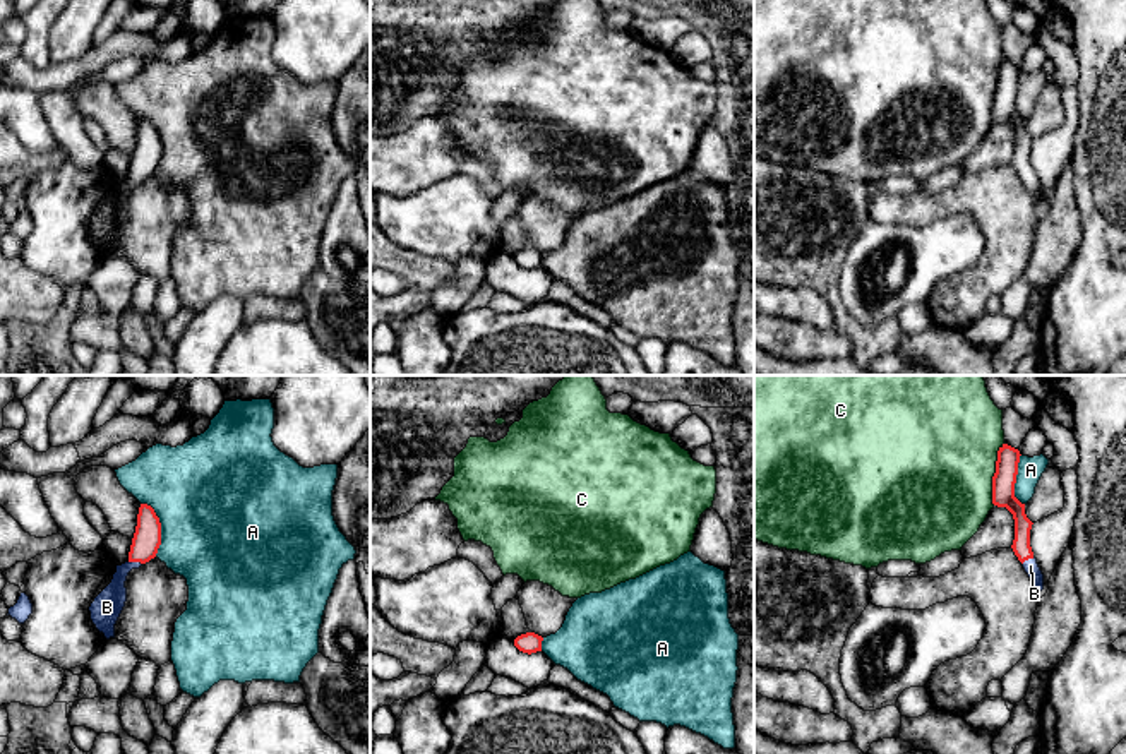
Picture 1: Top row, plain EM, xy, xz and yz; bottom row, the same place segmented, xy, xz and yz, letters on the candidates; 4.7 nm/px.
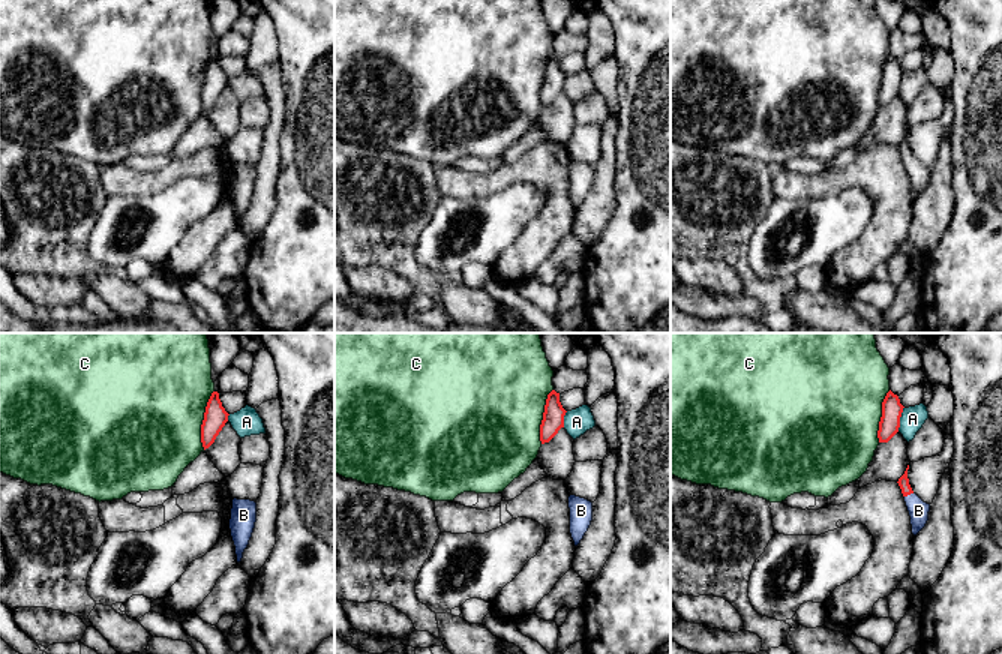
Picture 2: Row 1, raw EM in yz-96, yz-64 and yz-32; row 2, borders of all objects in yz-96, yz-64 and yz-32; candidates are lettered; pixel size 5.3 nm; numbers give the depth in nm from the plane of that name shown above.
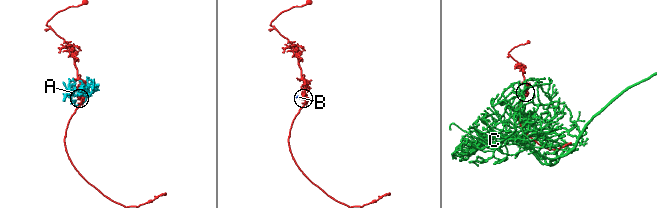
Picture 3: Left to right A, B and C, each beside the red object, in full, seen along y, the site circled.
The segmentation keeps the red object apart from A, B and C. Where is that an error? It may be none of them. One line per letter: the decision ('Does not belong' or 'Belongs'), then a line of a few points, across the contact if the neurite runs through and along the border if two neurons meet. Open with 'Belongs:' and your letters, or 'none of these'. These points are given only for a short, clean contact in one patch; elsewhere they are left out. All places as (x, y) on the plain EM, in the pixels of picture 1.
Belongs: B
A: Does not belong
B: Belongs. Line: xy (146, 156), (136, 177), (120, 191), (108, 221)
C: Does not belong

